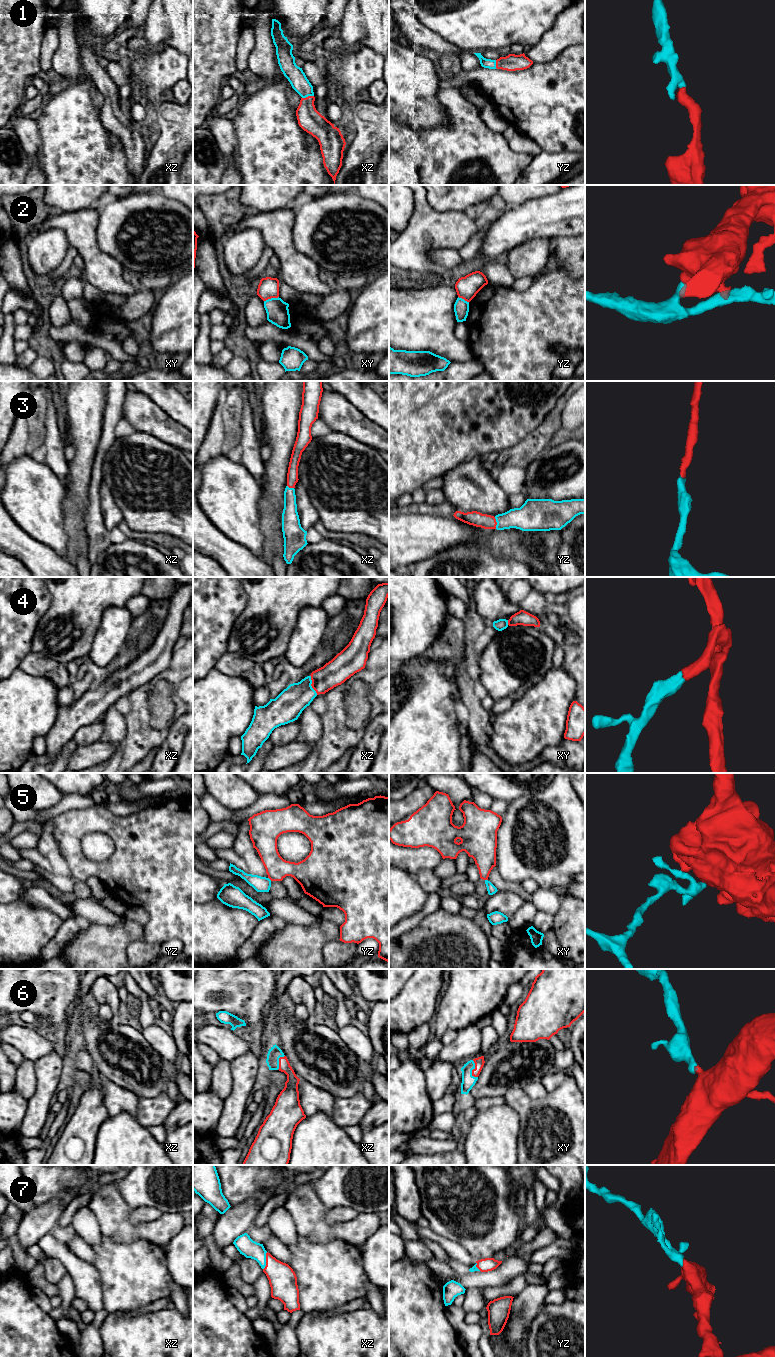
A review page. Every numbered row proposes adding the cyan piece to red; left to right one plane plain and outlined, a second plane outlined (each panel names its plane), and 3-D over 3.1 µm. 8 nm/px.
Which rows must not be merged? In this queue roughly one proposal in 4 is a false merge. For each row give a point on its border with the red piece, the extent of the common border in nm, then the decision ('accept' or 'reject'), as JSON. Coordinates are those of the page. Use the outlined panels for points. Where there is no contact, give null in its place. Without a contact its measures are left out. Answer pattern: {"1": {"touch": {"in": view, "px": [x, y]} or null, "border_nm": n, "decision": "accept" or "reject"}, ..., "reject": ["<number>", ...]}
{"1": {"touch": {"in": "xz", "px": [308, 96]}, "border_nm": 100, "decision": "accept"}, "2": {"touch": {"in": "xy", "px": [271, 297]}, "border_nm": 130, "decision": "reject"}, "3": {"touch": {"in": "yz", "px": [496, 523]}, "border_nm": 100, "decision": "accept"}, "4": {"touch": {"in": "xz", "px": [311, 685]}, "border_nm": 170, "decision": "accept"}, "5": {"touch": {"in": "yz", "px": [270, 879]}, "border_nm": 40, "decision": "reject"}, "6": {"touch": {"in": "xy", "px": [472, 1070]}, "border_nm": 150, "decision": "accept"}, "7": {"touch": {"in": "xz", "px": [266, 1261]}, "border_nm": 150, "decision": "accept"}, "reject": ["2", "5"]}

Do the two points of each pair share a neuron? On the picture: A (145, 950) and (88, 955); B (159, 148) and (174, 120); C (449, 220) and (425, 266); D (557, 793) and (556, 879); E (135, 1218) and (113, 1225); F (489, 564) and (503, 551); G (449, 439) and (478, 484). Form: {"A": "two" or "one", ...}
{"A": "two", "B": "one", "C": "one", "D": "one", "E": "two", "F": "two", "G": "two"}

